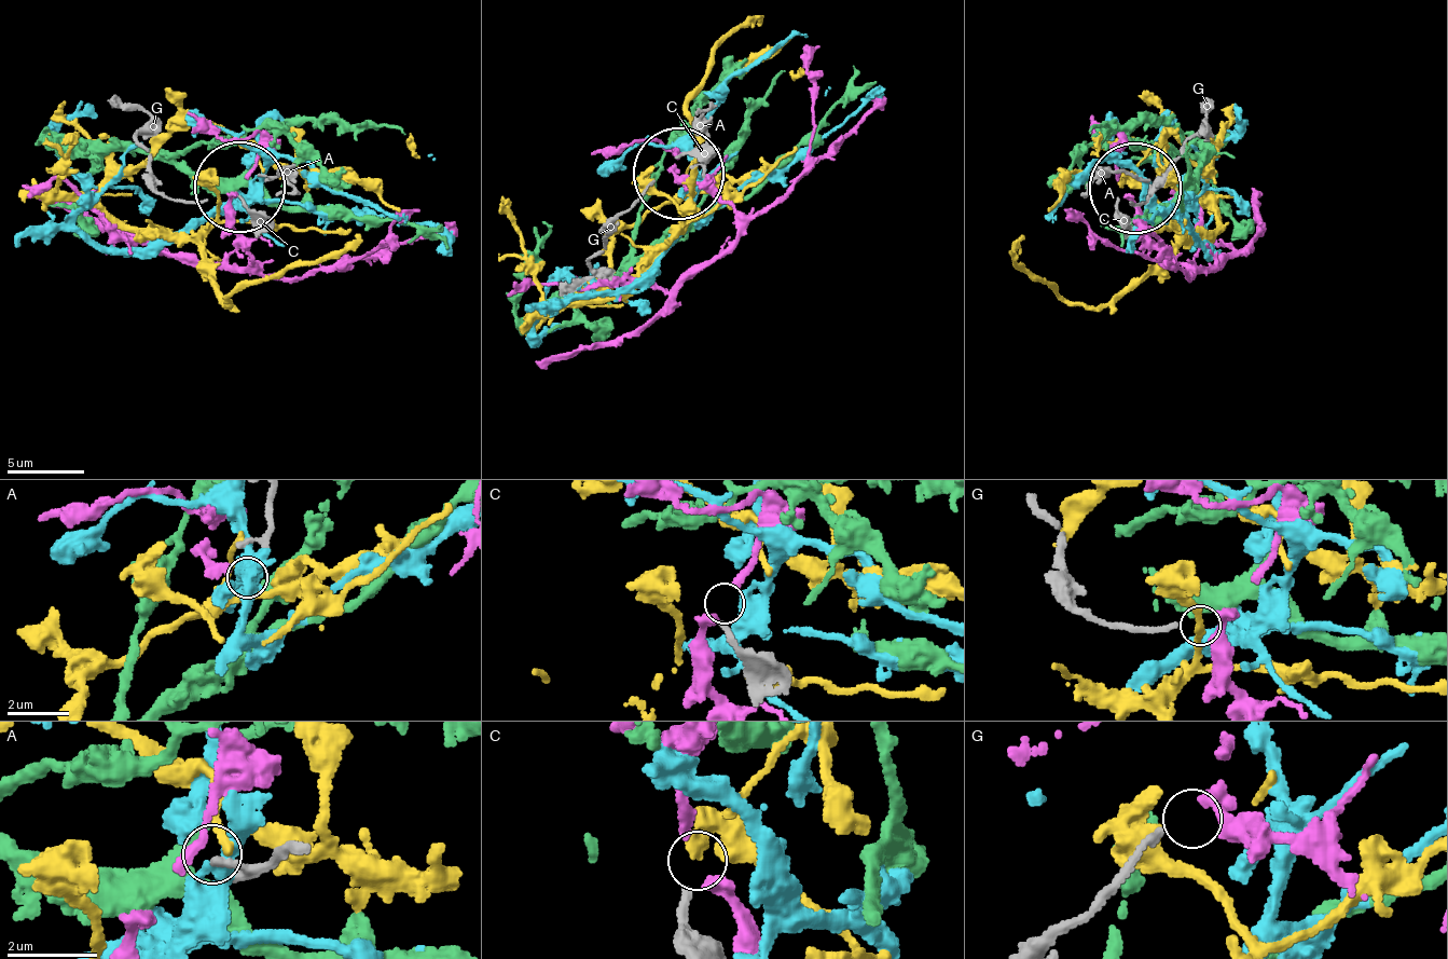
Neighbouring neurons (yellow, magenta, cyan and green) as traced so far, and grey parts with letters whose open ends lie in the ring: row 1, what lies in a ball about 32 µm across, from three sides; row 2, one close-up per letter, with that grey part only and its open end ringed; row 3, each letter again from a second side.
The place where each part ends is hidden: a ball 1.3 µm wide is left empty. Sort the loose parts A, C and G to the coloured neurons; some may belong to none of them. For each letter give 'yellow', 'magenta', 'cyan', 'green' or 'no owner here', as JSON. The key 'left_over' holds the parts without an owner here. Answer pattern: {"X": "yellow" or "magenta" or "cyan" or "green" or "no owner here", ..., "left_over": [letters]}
{"A": "no owner here", "C": "no owner here", "G": "magenta", "left_over": ["A", "C"]}

